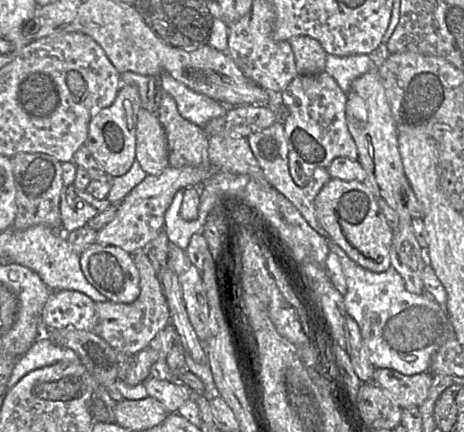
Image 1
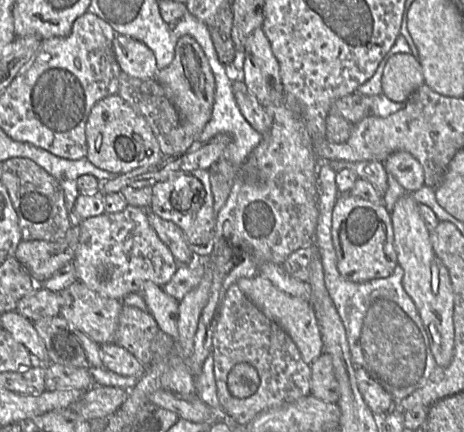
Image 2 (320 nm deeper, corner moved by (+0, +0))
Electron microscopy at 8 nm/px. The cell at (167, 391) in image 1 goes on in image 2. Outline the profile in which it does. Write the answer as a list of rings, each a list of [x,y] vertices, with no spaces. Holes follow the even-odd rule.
[[[109,343],[100,345],[100,349],[104,368],[109,371],[131,377],[140,377],[145,372],[146,367],[125,348]]]

